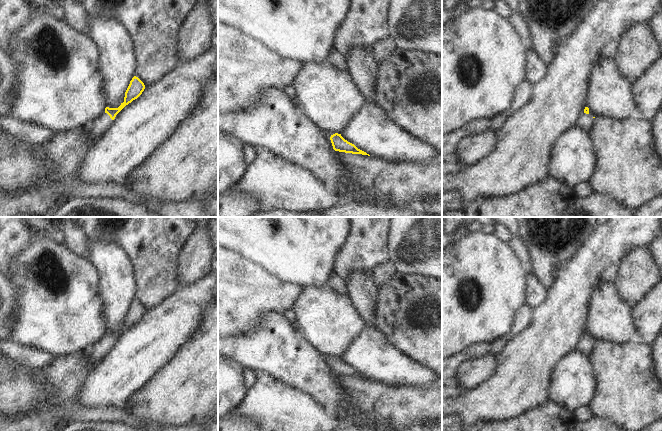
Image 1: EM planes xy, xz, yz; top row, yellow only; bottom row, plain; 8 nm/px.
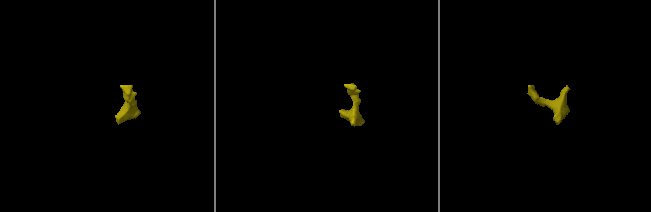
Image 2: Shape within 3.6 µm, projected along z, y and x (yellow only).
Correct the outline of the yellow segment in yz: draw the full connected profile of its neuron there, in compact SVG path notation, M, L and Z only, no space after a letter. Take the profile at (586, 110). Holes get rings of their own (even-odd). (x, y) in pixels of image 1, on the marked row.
M585 107L584 113L580 116L578 126L586 129L588 132L592 130L594 126L594 118L589 114L588 107Z

